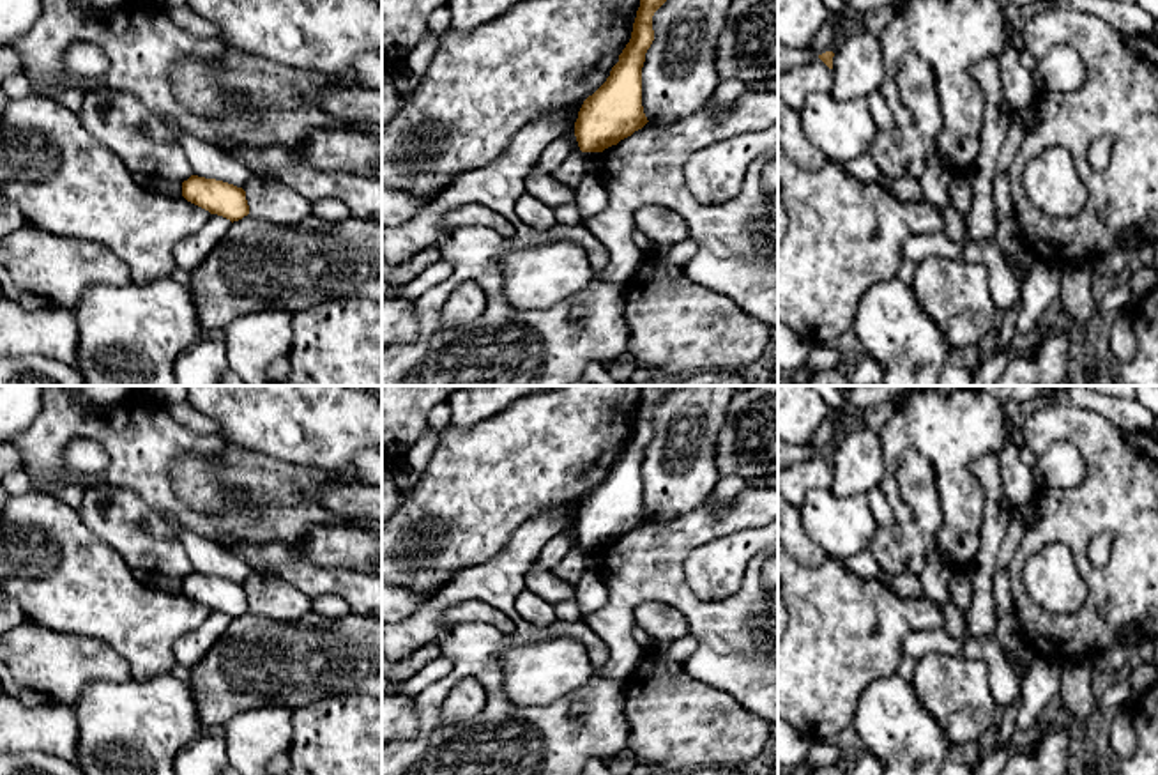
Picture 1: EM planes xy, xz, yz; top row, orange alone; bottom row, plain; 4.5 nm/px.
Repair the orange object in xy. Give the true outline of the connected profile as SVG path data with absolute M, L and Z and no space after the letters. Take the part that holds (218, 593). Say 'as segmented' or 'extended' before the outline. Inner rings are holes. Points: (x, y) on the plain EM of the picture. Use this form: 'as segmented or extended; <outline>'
as segmented; M191 572L182 579L182 593L210 610L230 616L232 619L249 610L246 587L223 577Z

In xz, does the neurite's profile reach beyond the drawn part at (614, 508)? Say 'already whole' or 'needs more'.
already whole

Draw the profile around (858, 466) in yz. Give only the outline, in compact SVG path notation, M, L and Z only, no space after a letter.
M861 426L843 432L833 446L831 490L840 495L868 494L884 478L880 435Z

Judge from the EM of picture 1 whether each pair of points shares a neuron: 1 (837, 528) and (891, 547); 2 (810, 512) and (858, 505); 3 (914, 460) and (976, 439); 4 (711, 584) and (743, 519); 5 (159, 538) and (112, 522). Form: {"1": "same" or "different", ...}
{"1": "different", "2": "same", "3": "different", "4": "different", "5": "same"}

